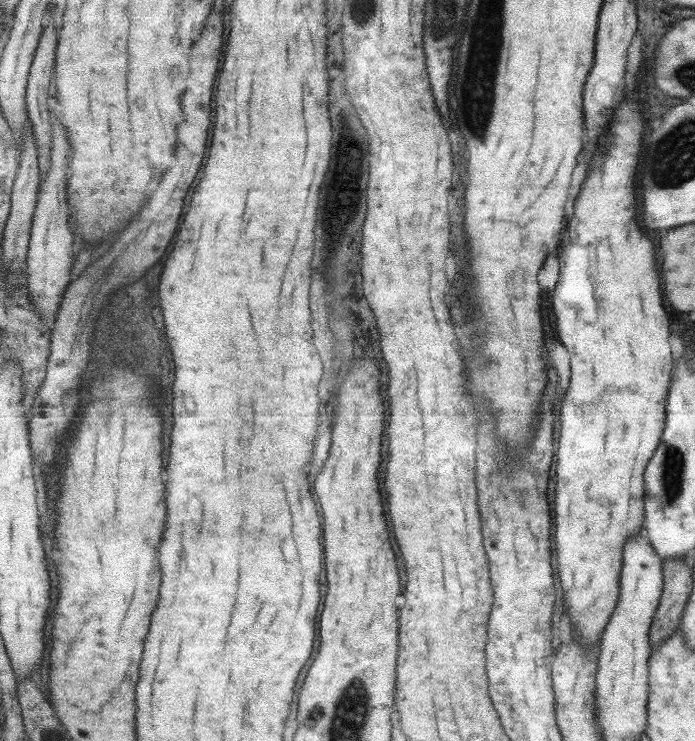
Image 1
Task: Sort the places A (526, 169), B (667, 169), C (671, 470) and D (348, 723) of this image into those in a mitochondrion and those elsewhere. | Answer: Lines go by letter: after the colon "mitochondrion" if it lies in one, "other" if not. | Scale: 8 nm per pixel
A: mitochondrion
B: mitochondrion
C: mitochondrion
D: mitochondrion

